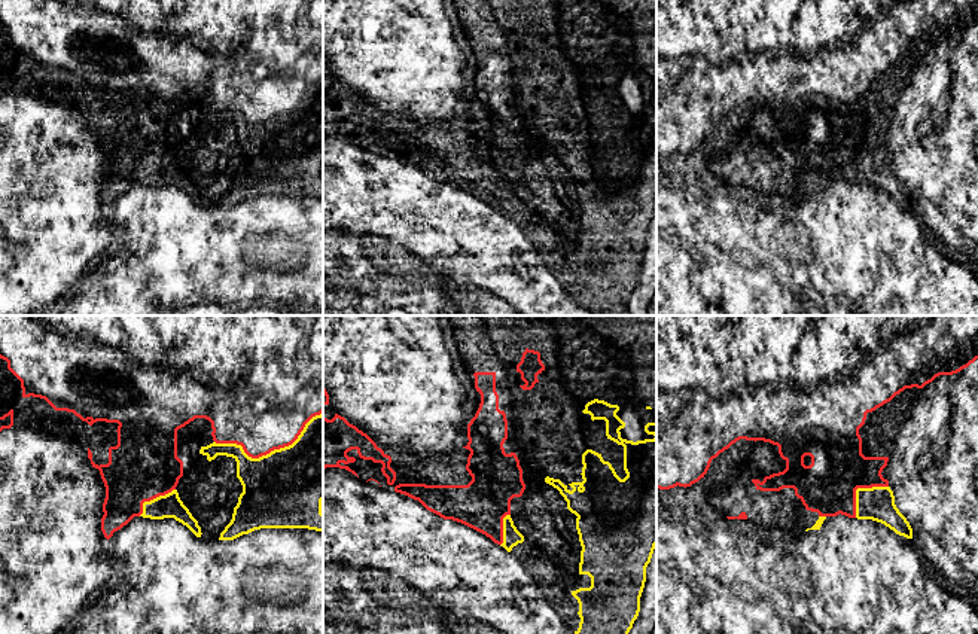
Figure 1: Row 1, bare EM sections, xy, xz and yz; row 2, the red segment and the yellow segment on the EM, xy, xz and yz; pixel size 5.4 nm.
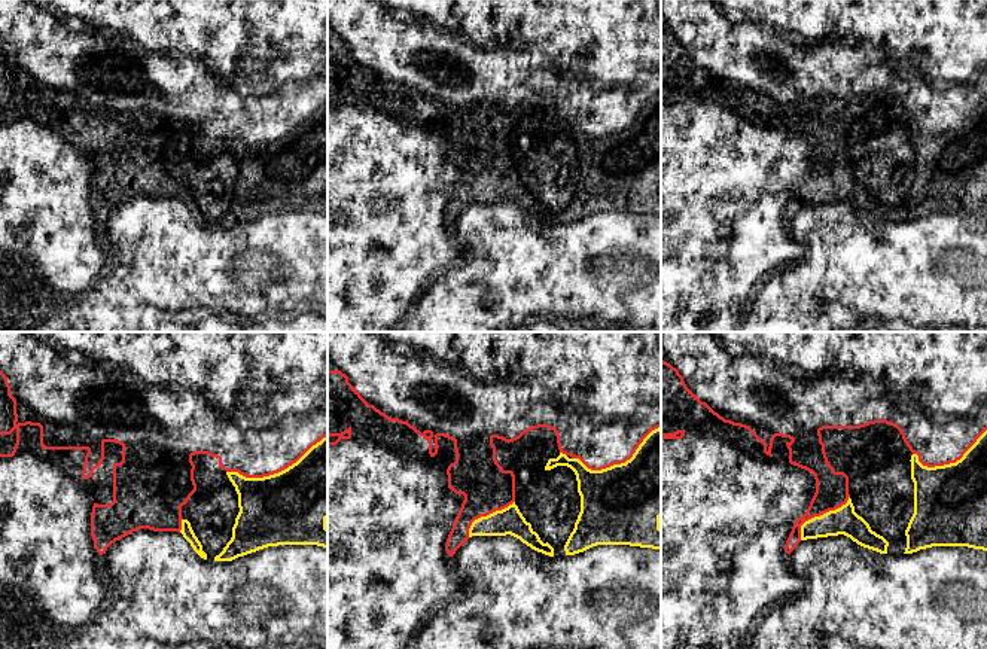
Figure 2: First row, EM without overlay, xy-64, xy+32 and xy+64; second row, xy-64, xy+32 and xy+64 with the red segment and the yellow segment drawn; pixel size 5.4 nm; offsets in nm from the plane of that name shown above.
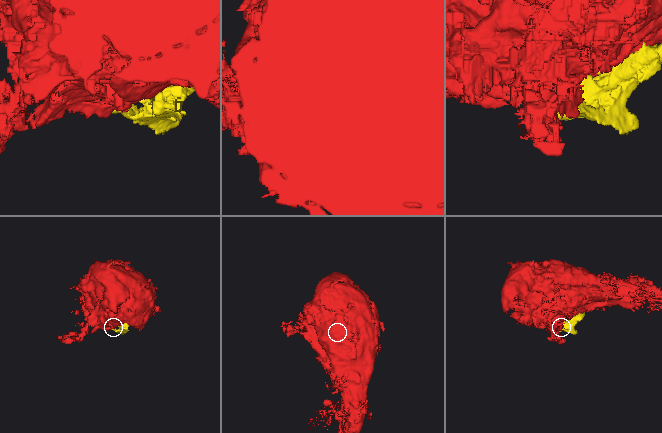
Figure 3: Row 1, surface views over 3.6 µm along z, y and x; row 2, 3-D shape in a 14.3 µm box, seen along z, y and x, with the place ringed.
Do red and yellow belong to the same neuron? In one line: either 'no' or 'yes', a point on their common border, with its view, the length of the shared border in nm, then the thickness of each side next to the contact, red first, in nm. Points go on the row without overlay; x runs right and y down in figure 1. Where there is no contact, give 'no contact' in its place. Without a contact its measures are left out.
no; contact xy (268, 119); length 600 nm; calibres 480 and 420 nm

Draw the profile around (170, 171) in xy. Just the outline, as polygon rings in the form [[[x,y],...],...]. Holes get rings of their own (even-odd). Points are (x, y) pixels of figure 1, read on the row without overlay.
[[[173,156],[165,162],[159,162],[150,168],[144,168],[143,180],[140,183],[150,185],[150,186],[174,185],[176,188],[186,192],[196,204],[201,204],[202,201],[198,188],[183,171],[177,156]]]

